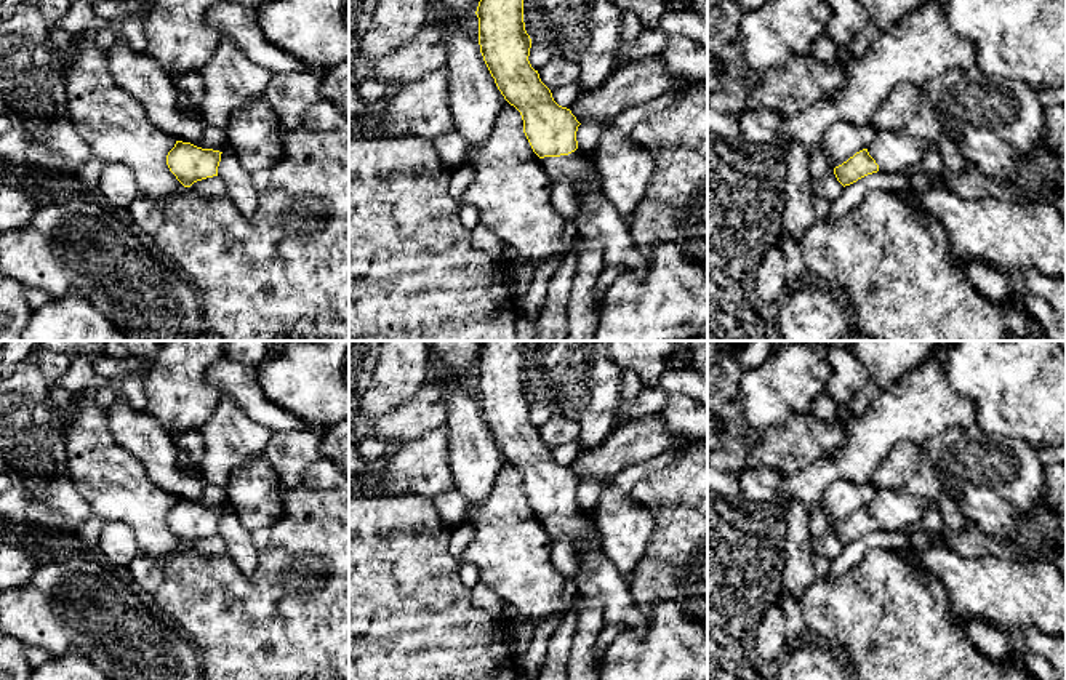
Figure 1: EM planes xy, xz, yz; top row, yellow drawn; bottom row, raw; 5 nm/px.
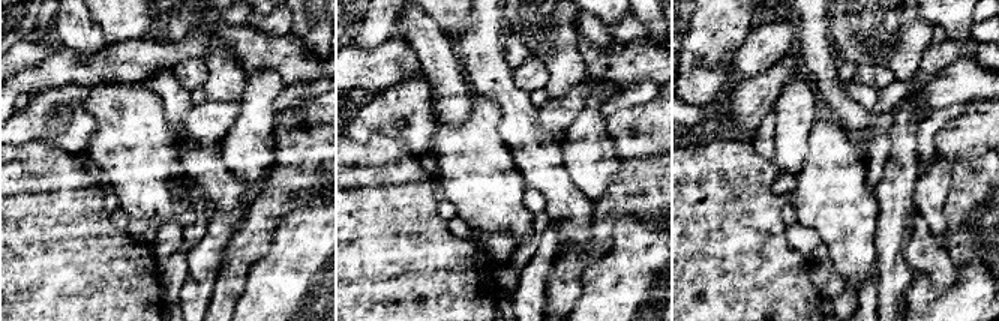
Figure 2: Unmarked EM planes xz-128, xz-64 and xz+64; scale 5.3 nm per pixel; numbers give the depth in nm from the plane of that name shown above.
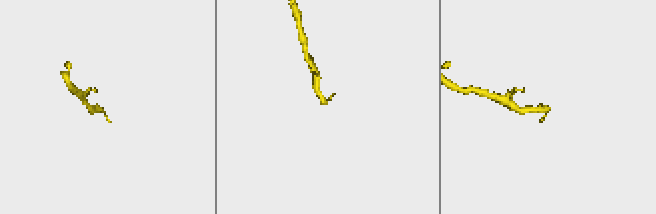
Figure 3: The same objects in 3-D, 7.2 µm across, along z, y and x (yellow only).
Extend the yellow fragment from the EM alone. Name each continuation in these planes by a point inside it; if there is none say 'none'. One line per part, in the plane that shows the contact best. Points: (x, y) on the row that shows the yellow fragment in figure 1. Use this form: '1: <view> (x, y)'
1: xz (573, 167)

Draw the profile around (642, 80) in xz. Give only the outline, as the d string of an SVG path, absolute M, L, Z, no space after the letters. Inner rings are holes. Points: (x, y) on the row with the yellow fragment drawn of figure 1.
M658 56L642 58L615 72L597 88L581 93L570 107L579 123L610 122L623 110L656 99L672 90L701 83L669 74Z

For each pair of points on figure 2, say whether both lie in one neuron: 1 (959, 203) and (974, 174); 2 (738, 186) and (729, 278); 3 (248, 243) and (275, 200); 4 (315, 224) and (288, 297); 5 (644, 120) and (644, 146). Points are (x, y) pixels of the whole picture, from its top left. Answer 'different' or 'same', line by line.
1: same
2: same
3: same
4: same
5: same

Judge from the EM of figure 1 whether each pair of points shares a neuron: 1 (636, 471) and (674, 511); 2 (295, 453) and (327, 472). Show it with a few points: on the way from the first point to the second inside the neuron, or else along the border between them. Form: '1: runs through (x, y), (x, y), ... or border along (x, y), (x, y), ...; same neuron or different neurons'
1: border along (674, 456), (665, 466), (649, 471), (629, 492); different neurons
2: border along (320, 456), (314, 463); different neurons

